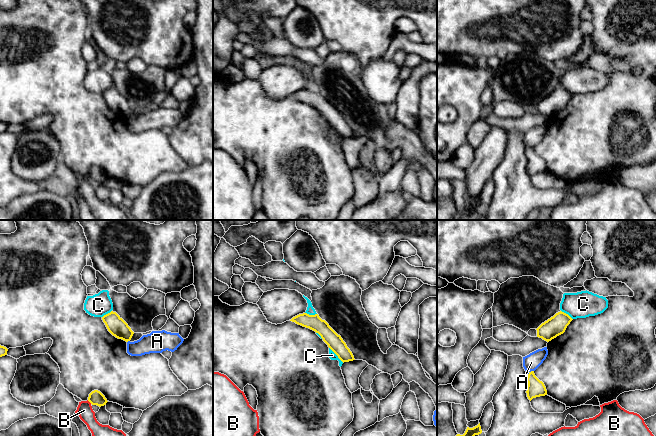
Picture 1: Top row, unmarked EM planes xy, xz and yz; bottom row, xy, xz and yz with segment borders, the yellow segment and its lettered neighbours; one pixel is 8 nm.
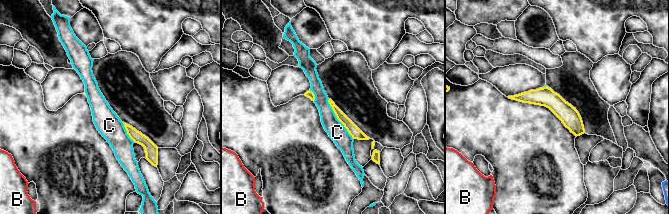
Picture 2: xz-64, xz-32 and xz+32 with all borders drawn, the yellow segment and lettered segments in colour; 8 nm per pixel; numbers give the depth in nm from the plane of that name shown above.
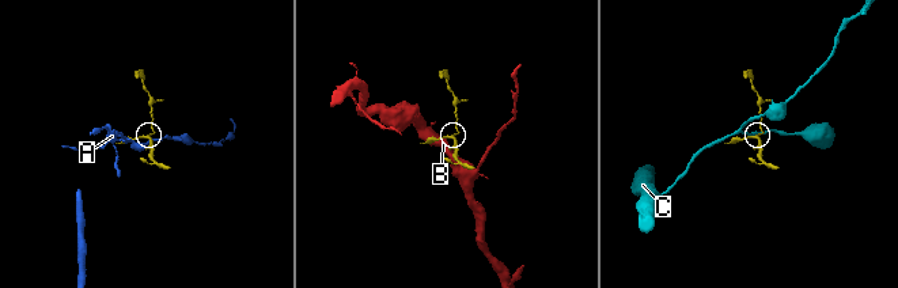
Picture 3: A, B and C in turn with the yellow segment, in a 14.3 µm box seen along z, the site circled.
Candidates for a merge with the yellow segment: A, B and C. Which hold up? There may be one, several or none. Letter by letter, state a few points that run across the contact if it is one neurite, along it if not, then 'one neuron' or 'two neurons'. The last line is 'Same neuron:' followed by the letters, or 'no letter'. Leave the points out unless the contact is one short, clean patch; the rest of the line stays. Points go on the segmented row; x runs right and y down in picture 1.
A: line yz (533, 370), (528, 374); two neurons
B: two neurons
C: two neurons
Same neuron: no letter

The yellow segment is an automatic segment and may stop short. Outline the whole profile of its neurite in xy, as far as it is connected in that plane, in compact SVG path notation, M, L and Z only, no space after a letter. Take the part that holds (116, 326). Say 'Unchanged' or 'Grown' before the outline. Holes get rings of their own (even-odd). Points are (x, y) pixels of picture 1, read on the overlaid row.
Unchanged. M111 311L110 313L104 315L102 320L108 331L113 336L126 342L131 340L134 332L116 312Z

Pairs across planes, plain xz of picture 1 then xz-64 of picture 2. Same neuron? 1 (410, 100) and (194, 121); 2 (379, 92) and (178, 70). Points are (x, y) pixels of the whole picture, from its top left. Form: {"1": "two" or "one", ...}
{"1": "one", "2": "one"}

